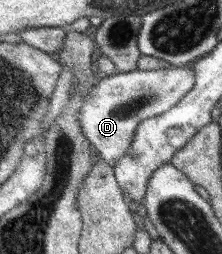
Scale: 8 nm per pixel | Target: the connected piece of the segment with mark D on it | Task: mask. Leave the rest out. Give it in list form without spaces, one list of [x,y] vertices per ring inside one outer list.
[[[193,62],[169,66],[167,69],[115,72],[101,76],[99,83],[86,93],[77,118],[86,140],[111,166],[128,151],[136,125],[144,119],[158,116],[173,108],[194,85]]]

